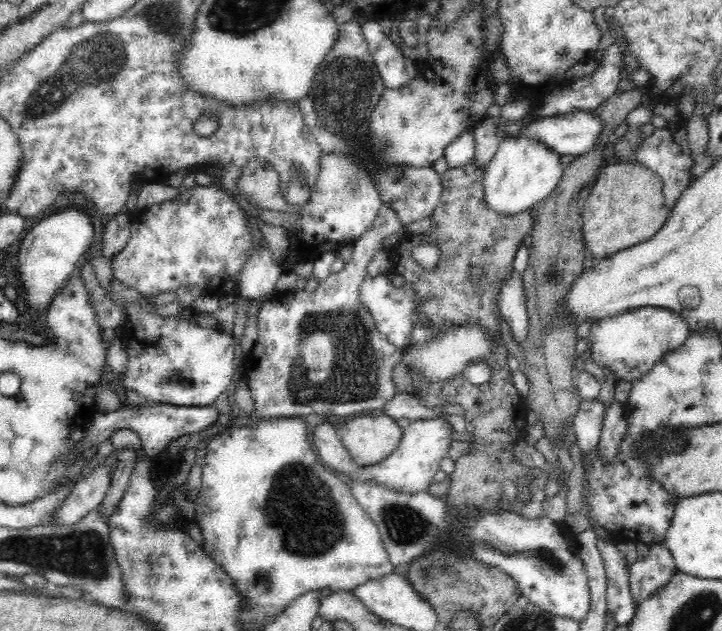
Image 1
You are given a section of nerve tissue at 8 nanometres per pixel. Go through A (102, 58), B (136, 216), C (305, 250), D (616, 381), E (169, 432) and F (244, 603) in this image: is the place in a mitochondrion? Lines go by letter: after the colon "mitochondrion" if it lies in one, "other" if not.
A: mitochondrion
B: other
C: other
D: other
E: other
F: other

